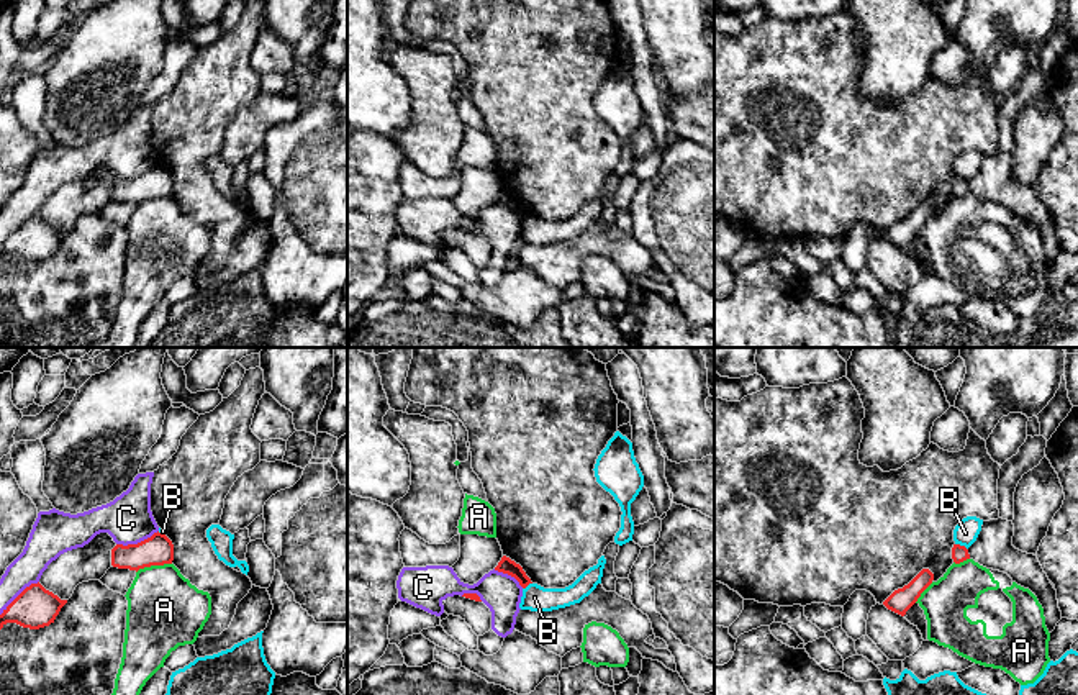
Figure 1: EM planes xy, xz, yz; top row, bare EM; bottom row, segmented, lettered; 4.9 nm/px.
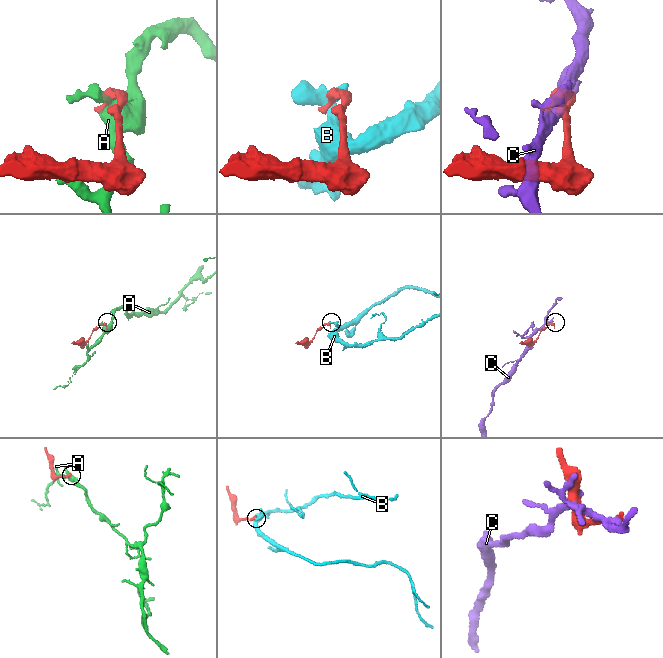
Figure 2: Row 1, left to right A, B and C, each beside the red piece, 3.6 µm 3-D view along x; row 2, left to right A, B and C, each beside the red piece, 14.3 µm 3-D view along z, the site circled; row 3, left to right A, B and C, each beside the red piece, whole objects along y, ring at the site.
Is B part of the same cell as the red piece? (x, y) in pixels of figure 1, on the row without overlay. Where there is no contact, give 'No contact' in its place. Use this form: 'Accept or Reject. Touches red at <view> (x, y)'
Reject. Touches red at yz (962, 179)

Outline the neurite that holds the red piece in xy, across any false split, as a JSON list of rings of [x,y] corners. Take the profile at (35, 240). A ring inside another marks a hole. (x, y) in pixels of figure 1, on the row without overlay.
[[[39,215],[26,220],[0,248],[0,262],[7,256],[39,262],[54,256],[67,233],[61,233]]]

